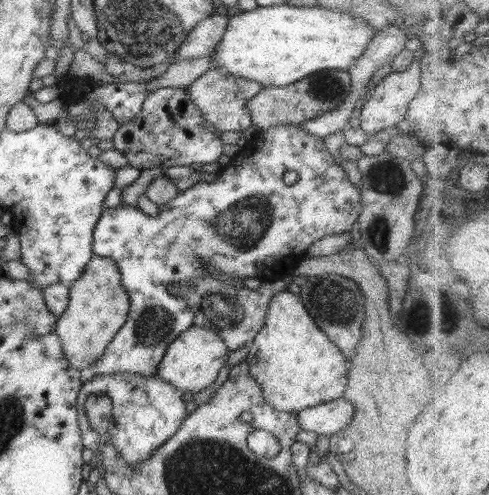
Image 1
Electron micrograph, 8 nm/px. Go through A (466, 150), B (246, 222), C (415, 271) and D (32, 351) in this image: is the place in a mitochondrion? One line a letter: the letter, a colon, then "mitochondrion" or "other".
A: other
B: mitochondrion
C: other
D: other

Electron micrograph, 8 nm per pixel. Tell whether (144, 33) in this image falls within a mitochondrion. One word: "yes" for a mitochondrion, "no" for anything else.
yes

